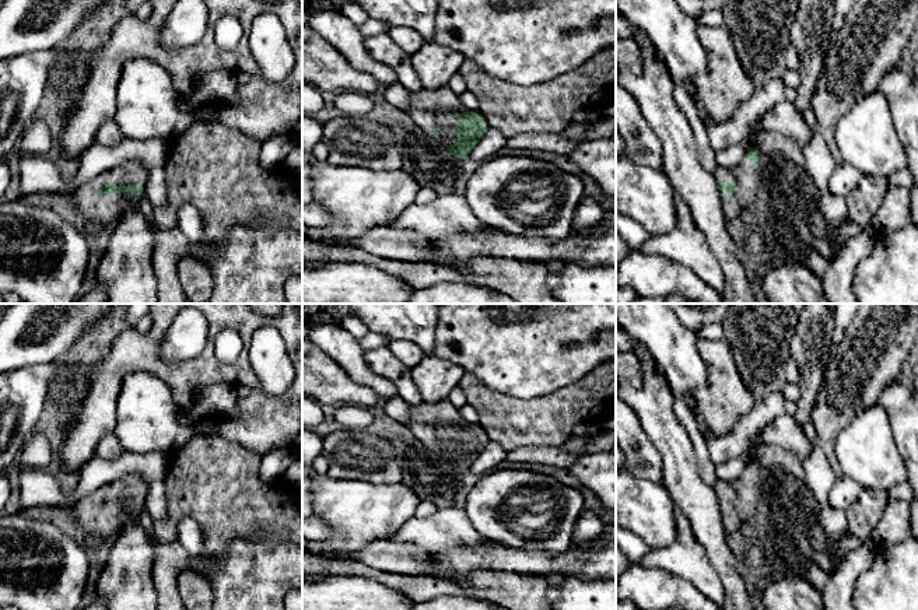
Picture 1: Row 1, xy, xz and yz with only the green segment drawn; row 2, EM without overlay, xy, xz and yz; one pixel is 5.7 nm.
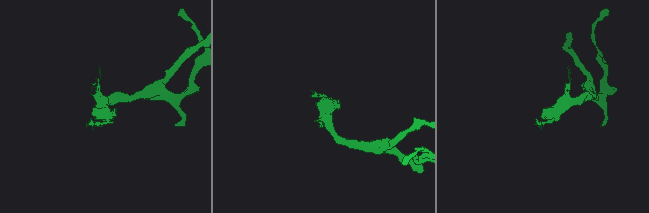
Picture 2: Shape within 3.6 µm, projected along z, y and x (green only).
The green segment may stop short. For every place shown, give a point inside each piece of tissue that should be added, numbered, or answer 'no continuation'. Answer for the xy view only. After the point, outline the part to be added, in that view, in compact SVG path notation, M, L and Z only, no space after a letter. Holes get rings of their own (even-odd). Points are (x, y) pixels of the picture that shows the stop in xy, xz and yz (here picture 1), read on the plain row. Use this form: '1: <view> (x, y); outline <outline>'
1: xy (88, 516); outline M129 474L108 483L90 495L78 499L71 515L83 530L91 534L111 534L127 523L139 522L141 509L139 509L137 505L127 508L119 504L116 508L98 508L97 505L101 504L106 495L113 495L119 501L137 498L143 501L143 506L146 506L148 484L141 476Z

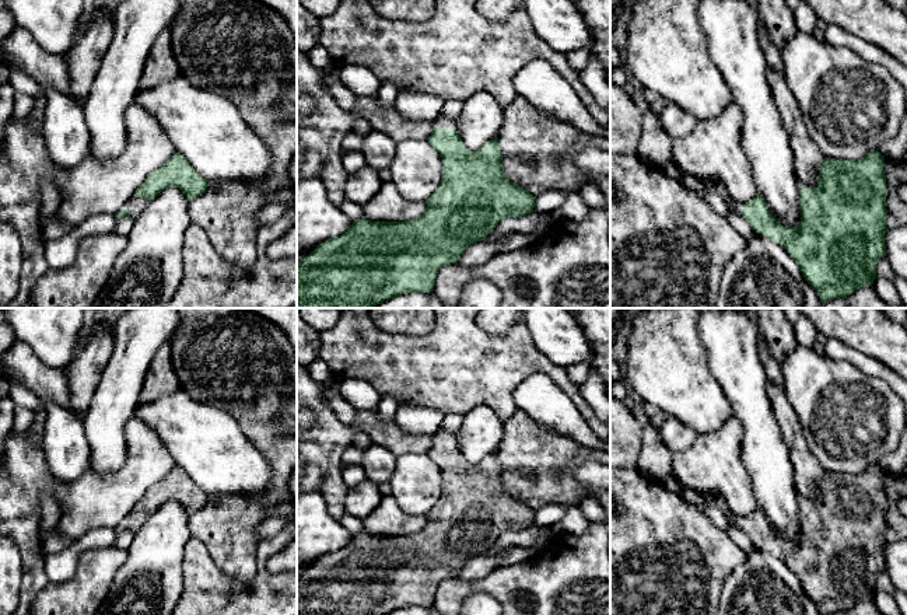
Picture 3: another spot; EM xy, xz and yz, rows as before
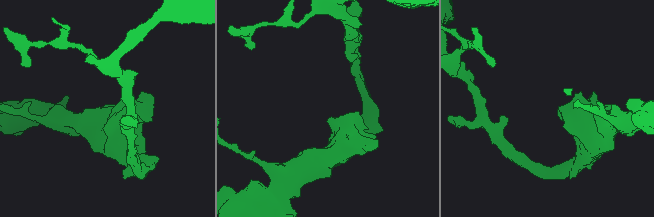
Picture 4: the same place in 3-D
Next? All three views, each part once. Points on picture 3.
1: xz (441, 434); outline M440 427L435 431L435 434L433 436L433 438L434 438L434 443L441 440L444 443L451 443L451 444L456 445L456 443L458 443L458 433L448 433L448 431L445 431L444 429Z

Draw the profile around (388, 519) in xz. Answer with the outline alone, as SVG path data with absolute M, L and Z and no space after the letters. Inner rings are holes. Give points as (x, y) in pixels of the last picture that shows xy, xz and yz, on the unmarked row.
M384 496L379 506L363 520L363 532L370 535L409 535L426 525L427 517L406 513L393 499Z

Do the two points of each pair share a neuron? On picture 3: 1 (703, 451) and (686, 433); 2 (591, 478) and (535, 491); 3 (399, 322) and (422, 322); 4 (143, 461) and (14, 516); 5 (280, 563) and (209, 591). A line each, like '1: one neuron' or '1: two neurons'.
1: two neurons
2: two neurons
3: one neuron
4: one neuron
5: two neurons

